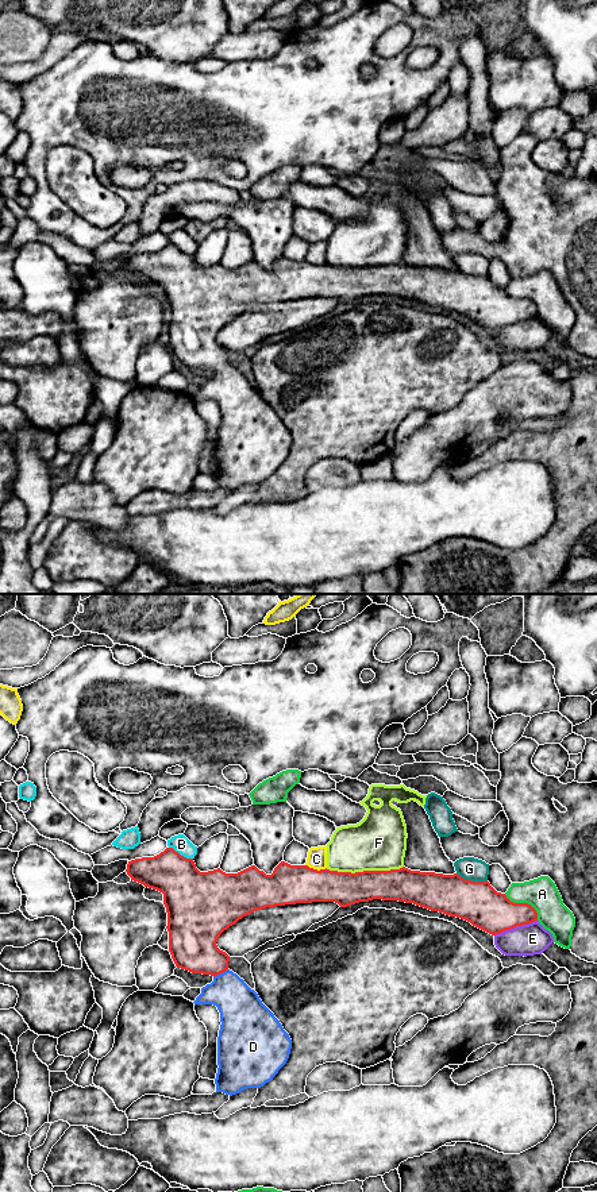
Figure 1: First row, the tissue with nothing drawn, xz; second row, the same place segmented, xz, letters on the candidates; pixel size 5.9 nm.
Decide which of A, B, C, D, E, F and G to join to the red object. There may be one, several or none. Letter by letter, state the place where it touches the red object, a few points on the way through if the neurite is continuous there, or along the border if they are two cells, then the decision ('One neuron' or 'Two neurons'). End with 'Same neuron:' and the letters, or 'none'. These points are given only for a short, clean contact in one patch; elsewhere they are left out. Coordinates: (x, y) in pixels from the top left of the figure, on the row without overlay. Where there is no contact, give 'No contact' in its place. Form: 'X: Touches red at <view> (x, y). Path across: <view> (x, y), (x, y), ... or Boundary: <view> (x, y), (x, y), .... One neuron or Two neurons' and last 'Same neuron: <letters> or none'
A: Touches red at xz (524, 299). Two neurons
B: Touches red at xz (180, 250). Two neurons
C: Touches red at xz (316, 265). Two neurons
D: Touches red at xz (220, 367). Path across: xz (192, 336), (220, 367), (227, 386), (241, 404). One neuron
E: Touches red at xz (515, 321). Two neurons
F: Touches red at xz (364, 266). Two neurons
G: Touches red at xz (470, 276). Two neurons
Same neuron: D

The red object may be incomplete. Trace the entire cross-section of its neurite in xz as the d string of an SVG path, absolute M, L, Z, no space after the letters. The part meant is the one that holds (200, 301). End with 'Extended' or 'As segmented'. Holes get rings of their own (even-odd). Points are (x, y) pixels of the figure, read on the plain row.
M166 243L154 252L128 256L131 275L163 289L167 308L169 347L177 363L192 369L211 370L213 377L201 383L193 397L213 400L220 408L217 432L216 487L236 490L247 483L261 483L271 477L286 459L292 435L274 409L262 398L258 389L243 374L228 364L230 351L216 340L220 329L243 312L266 302L335 297L347 302L373 294L398 296L439 306L470 317L492 329L500 329L516 321L538 316L536 305L528 298L513 298L505 289L497 288L490 278L471 277L458 269L411 266L405 262L390 266L338 267L313 265L308 261L290 261L281 256L271 270L255 261L238 269L226 269L220 263L200 267L193 254L186 254L173 243Z. Extended

